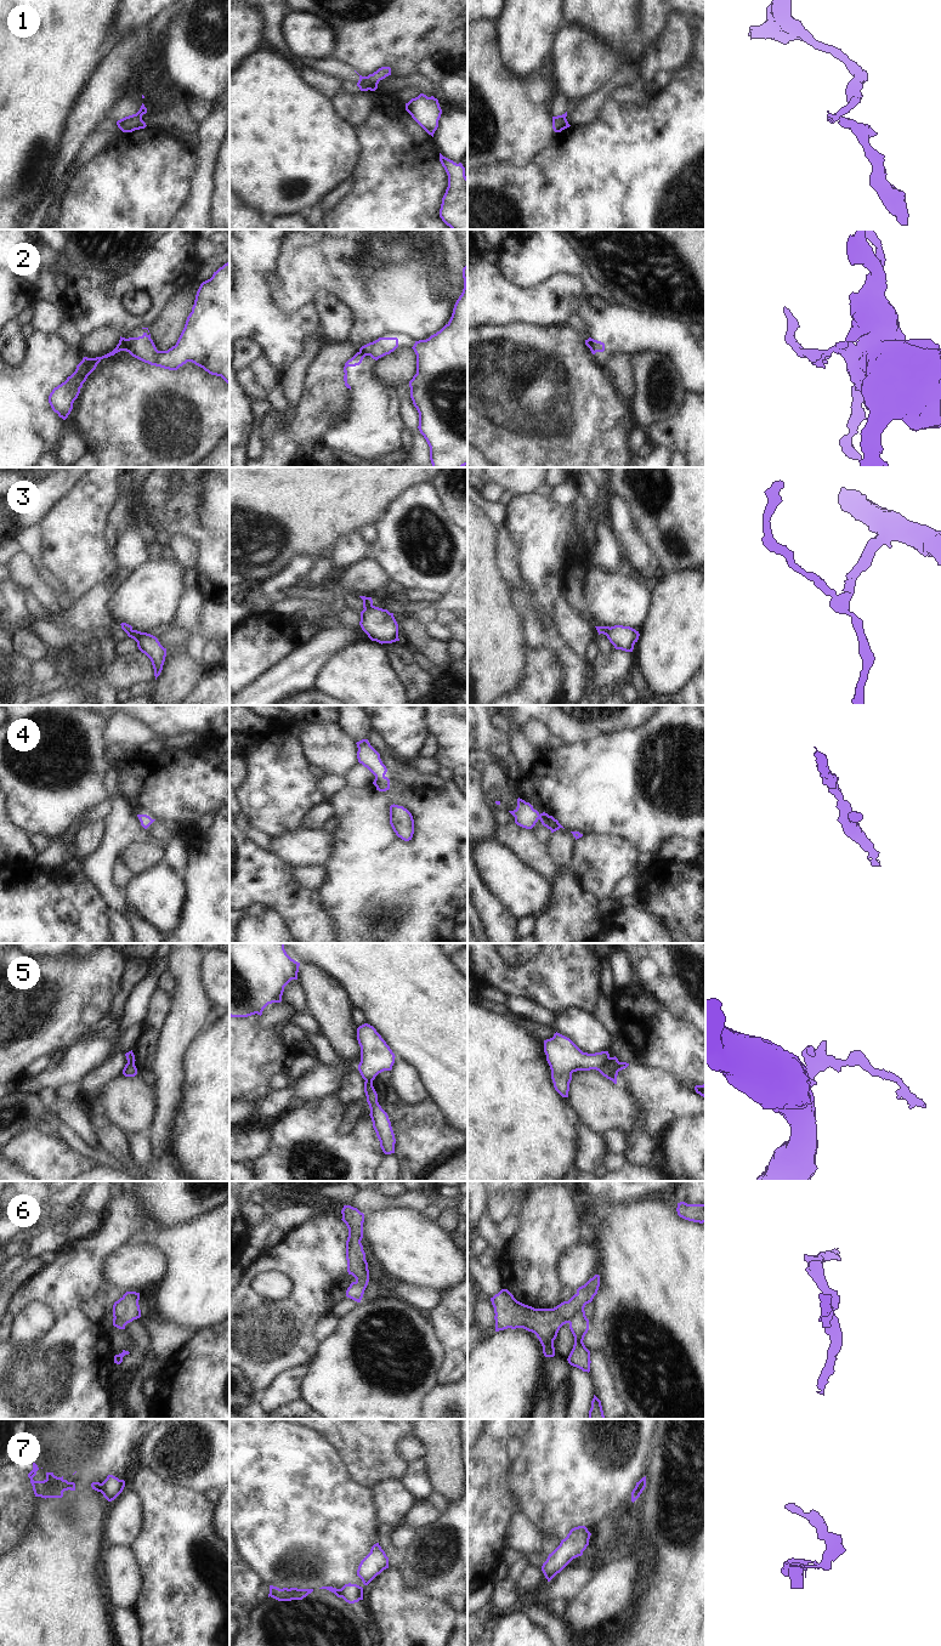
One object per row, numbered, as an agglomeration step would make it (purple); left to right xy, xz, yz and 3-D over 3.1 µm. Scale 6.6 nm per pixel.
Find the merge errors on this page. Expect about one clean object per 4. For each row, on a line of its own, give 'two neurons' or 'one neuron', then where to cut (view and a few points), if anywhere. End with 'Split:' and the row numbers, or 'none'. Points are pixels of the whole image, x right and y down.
1: two neurons; cut xy (141, 115), (126, 118), (118, 125)
2: two neurons; cut xy (126, 339), (125, 350)
3: one neuron; cut none
4: one neuron; cut none
5: two neurons; cut yz (610, 1057), (597, 1070)
6: two neurons; cut yz (583, 1309), (568, 1322)
7: two neurons; cut xz (339, 1589), (341, 1596)
Split: 1, 2, 5, 6, 7

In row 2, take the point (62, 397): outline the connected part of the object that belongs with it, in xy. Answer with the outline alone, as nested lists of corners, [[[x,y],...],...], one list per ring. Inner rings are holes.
[[[120,336],[117,347],[112,352],[102,357],[84,357],[83,361],[76,365],[75,371],[70,376],[68,376],[64,382],[52,390],[49,396],[49,403],[52,410],[57,413],[59,418],[62,418],[63,420],[68,418],[73,409],[73,403],[80,393],[83,384],[86,381],[87,376],[96,369],[97,364],[103,358],[114,356],[120,351],[126,351],[125,340],[125,337]]]

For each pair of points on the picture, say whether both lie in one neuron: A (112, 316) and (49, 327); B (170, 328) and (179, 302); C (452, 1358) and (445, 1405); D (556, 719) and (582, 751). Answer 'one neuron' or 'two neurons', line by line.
A: two neurons
B: one neuron
C: two neurons
D: two neurons

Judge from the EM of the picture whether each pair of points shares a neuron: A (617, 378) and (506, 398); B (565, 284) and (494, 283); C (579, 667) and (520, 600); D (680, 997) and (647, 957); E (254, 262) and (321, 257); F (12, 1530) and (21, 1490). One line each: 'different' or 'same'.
A: different
B: same
C: same
D: same
E: different
F: same

